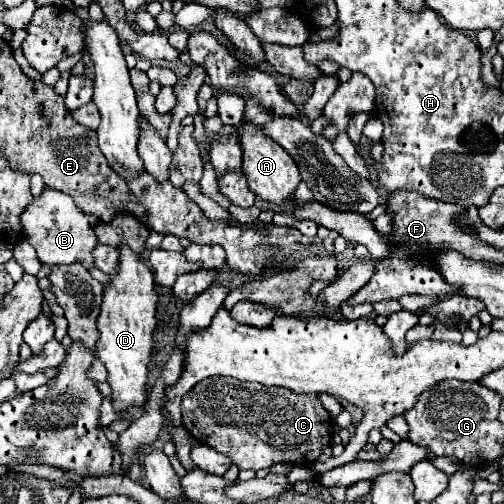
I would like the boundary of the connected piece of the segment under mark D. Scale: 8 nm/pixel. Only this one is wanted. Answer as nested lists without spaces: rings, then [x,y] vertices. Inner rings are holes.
[[[118,247],[120,261],[116,273],[104,285],[104,299],[98,315],[100,339],[96,343],[96,357],[108,369],[108,385],[112,387],[112,405],[116,411],[124,411],[130,405],[144,405],[146,401],[146,375],[152,351],[152,331],[156,327],[156,301],[154,275],[148,263],[132,255],[128,247]]]

